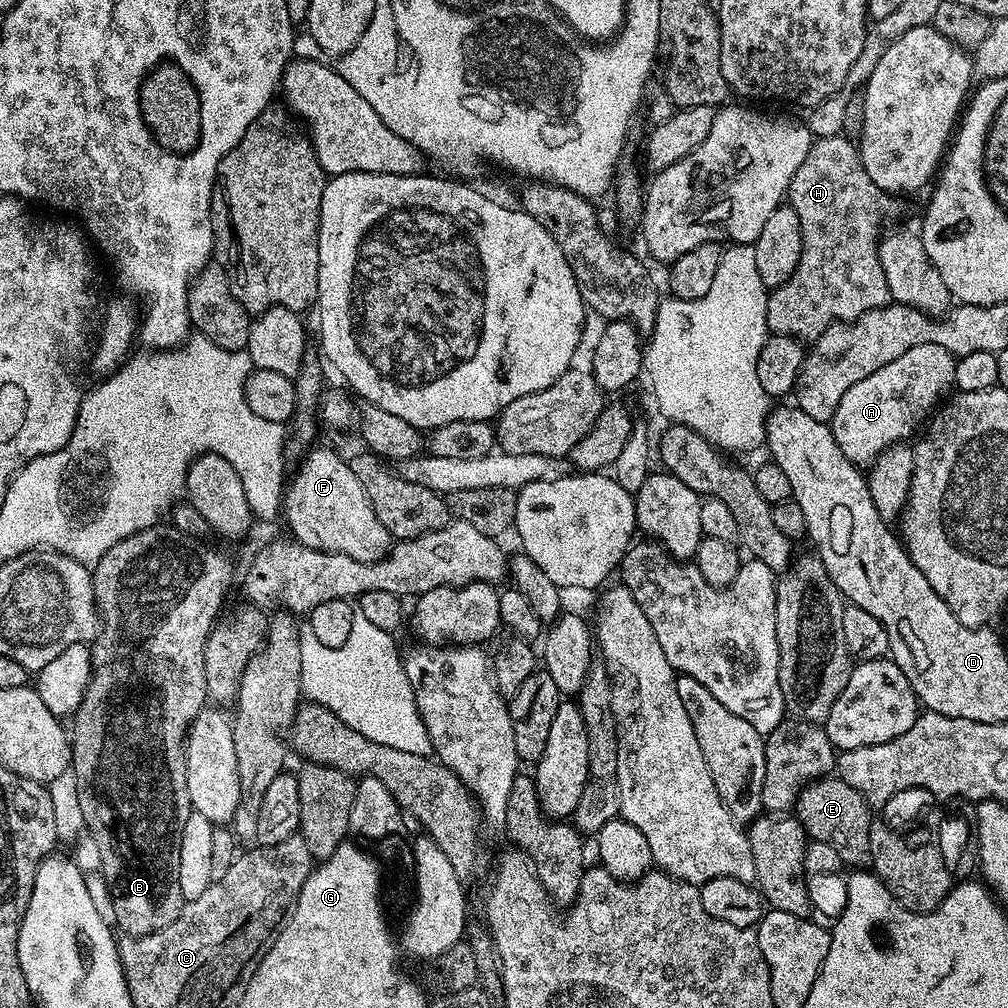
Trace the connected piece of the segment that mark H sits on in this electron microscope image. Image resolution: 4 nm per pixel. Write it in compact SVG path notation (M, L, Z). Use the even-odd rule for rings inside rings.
M843 135L821 136L813 139L806 162L798 166L798 174L788 187L787 203L791 204L798 222L802 222L802 258L798 270L768 294L766 318L769 333L794 336L801 342L815 342L832 324L851 322L870 312L885 308L892 300L879 261L879 244L884 220L900 212L900 204L891 192L883 192L860 161L860 149Z

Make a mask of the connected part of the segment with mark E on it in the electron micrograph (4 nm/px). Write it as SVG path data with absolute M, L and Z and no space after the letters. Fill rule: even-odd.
M821 778L806 784L800 791L796 797L794 816L813 841L834 846L845 865L864 866L870 860L870 830L874 823L872 812L862 794L858 794L852 786L846 786L844 780Z

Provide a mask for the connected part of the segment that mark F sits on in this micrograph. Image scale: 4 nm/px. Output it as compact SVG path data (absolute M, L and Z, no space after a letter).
M316 446L311 449L299 461L300 469L291 473L284 490L284 503L282 505L283 519L288 519L288 528L297 544L305 544L307 548L313 548L319 552L337 552L346 554L358 562L370 562L383 560L388 555L394 538L378 522L378 514L374 514L374 506L370 506L370 498L366 498L366 490L358 478L354 478L354 470L350 470L348 460L340 457L338 453L331 452L328 448Z

